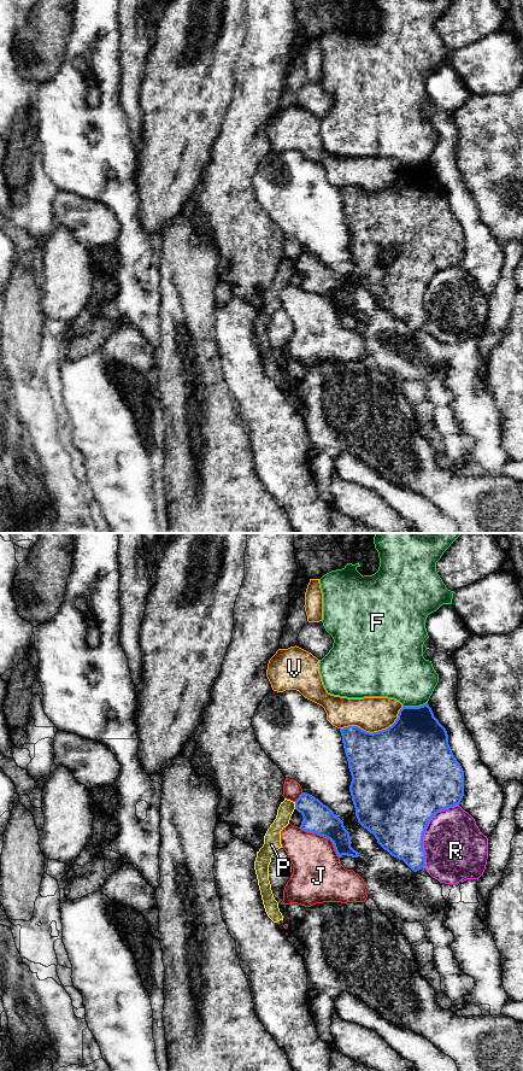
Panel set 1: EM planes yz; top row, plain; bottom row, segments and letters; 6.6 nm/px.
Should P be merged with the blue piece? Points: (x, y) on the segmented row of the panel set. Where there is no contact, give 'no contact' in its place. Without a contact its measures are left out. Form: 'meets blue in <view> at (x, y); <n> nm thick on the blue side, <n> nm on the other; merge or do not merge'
meets blue in yz at (295, 806); 200 nm thick on the blue side, 100 nm on the other; do not merge

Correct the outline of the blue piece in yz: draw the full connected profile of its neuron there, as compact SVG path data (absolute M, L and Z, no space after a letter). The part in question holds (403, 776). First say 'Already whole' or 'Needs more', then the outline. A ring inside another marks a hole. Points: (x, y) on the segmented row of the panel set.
Already whole. M425 703L402 707L395 722L386 730L370 733L348 726L340 732L352 776L349 792L358 823L413 872L424 868L423 837L429 821L437 812L459 806L464 796L464 771L452 753L446 728Z

